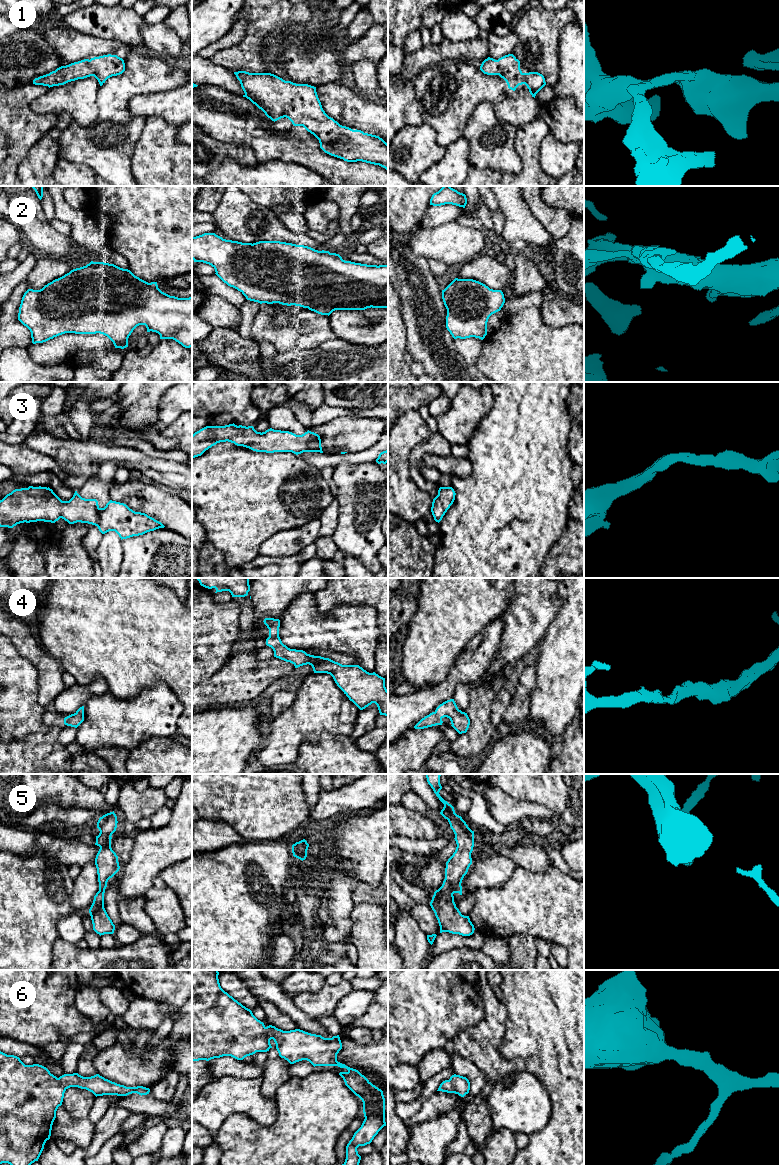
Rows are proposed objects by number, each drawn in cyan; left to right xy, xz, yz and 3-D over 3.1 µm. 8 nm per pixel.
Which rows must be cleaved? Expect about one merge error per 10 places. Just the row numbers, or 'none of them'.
none of them

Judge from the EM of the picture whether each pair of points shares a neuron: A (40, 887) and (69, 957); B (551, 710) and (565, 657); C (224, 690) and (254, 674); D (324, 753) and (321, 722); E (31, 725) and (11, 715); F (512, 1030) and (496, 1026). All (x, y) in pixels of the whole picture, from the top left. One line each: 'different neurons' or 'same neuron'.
A: different neurons
B: same neuron
C: same neuron
D: different neurons
E: same neuron
F: different neurons

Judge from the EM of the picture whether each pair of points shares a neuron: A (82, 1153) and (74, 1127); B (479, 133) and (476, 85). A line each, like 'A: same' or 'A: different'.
A: different
B: different

